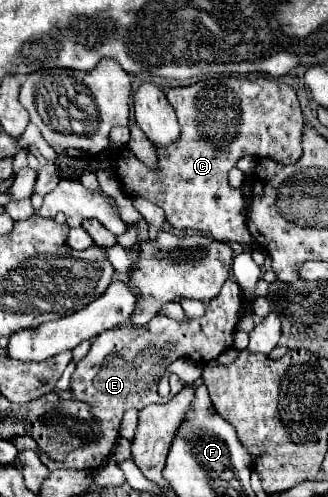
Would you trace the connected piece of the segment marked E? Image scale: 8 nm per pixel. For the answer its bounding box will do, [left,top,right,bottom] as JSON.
[39,281,243,469]

